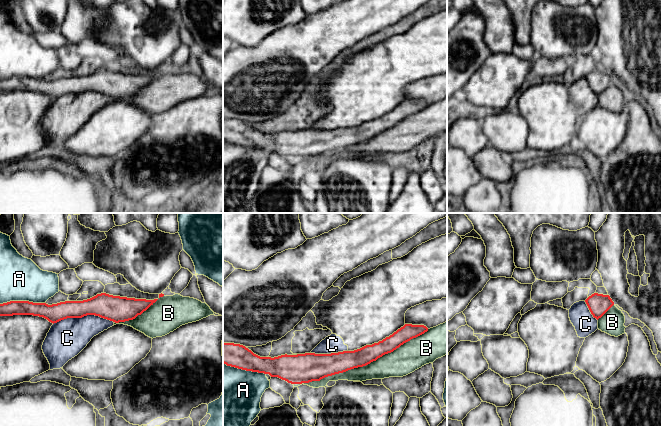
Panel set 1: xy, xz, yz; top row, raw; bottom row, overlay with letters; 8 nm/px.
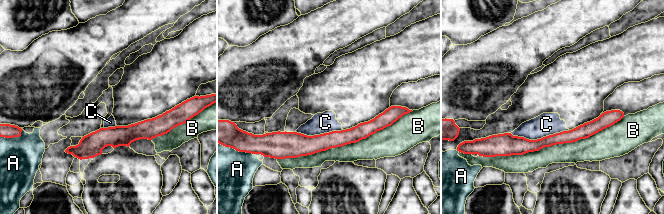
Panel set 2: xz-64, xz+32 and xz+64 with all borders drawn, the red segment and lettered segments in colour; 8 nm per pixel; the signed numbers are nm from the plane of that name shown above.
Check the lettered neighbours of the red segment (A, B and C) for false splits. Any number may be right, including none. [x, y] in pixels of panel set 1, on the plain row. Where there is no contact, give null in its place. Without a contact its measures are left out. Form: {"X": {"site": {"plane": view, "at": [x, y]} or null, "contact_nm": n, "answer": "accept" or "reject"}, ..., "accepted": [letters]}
{"A": {"site": {"plane": "xy", "at": [22, 77]}, "contact_nm": 360, "answer": "reject"}, "B": {"site": {"plane": "xz", "at": [360, 142]}, "contact_nm": 1150, "answer": "reject"}, "C": {"site": {"plane": "xy", "at": [83, 92]}, "contact_nm": 480, "answer": "reject"}, "accepted": []}

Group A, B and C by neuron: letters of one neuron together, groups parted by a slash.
A / B / C

